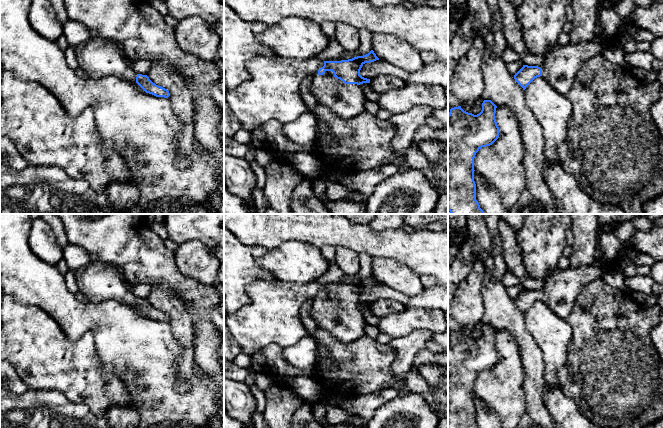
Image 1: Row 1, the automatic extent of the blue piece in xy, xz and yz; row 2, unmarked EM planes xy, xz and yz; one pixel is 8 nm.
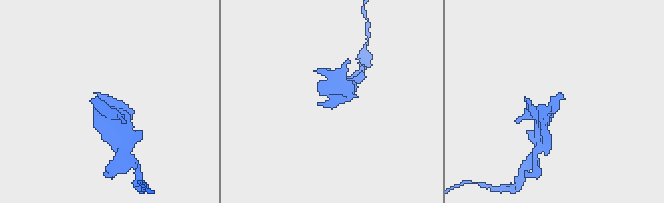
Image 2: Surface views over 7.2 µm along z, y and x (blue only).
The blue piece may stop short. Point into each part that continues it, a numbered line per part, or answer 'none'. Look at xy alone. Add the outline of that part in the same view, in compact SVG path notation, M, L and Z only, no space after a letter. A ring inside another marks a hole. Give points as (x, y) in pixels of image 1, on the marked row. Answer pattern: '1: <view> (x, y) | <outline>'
1: xy (99, 58) | M91 37L86 43L76 45L75 52L79 67L89 78L114 76L136 83L137 73L131 68L129 58L112 41Z

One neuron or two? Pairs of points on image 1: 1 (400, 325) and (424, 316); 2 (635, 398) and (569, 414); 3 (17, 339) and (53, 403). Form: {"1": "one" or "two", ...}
{"1": "one", "2": "two", "3": "two"}

